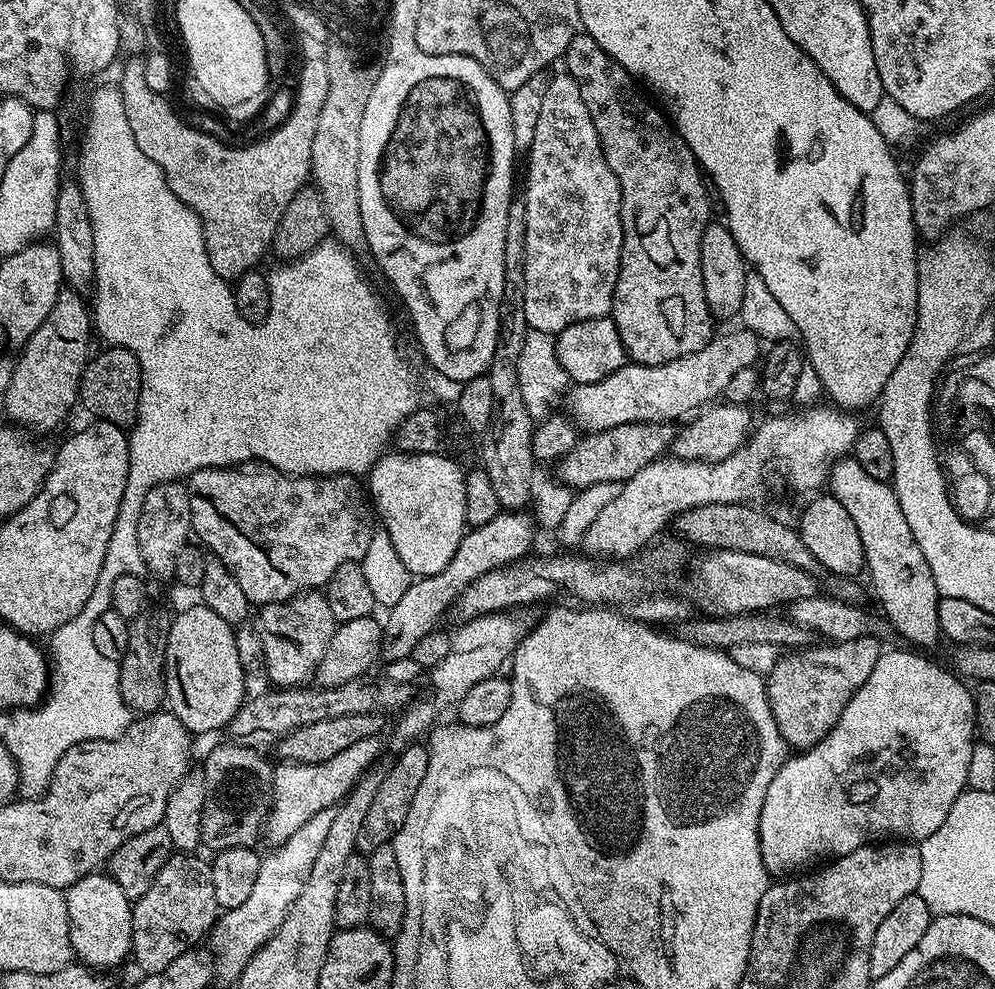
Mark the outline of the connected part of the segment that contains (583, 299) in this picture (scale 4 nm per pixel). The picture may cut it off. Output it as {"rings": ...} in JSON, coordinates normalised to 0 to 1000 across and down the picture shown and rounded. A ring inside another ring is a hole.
{"rings":[[[570,71],[556,72],[551,77],[551,90],[545,106],[545,115],[541,118],[541,131],[537,135],[535,151],[529,156],[531,162],[531,183],[527,186],[525,201],[528,204],[528,315],[532,333],[554,338],[569,334],[569,330],[577,330],[577,326],[585,326],[593,322],[605,322],[612,319],[617,305],[617,289],[623,276],[623,262],[627,248],[627,230],[625,229],[625,192],[621,180],[613,172],[607,159],[607,153],[601,140],[601,131],[597,131],[597,123],[593,120],[593,111],[589,111],[589,103],[585,103],[585,91],[581,91],[581,83]]]}

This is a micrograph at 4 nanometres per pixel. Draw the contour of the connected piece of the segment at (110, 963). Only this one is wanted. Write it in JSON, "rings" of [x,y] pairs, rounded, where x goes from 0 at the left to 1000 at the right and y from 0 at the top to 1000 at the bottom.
{"rings":[[[97,880],[91,882],[89,886],[82,887],[78,892],[74,892],[70,897],[66,899],[66,909],[68,912],[68,931],[72,933],[70,936],[70,952],[72,953],[72,961],[75,970],[79,974],[83,975],[86,979],[91,979],[93,981],[109,981],[105,979],[117,979],[126,970],[130,970],[133,961],[133,915],[134,911],[127,908],[127,904],[123,904],[123,896],[119,896],[119,892],[115,892],[112,886],[106,884],[104,881]]]}

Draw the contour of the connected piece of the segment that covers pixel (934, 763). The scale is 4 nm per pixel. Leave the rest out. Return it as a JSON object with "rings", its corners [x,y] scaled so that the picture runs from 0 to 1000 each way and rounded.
{"rings":[[[888,657],[888,658],[885,658],[885,660],[884,660],[884,664],[883,664],[883,665],[882,665],[882,669],[878,669],[878,678],[877,678],[877,679],[876,679],[876,680],[874,680],[874,686],[870,686],[870,690],[869,690],[869,691],[868,691],[868,692],[867,692],[867,693],[866,693],[866,694],[865,694],[865,695],[864,695],[864,697],[863,697],[863,698],[862,698],[862,702],[858,702],[858,706],[854,706],[854,710],[853,710],[853,711],[852,711],[852,713],[851,713],[851,714],[850,714],[850,718],[846,718],[846,726],[842,726],[842,730],[841,730],[841,731],[840,731],[840,733],[839,733],[839,734],[838,734],[838,738],[834,738],[834,742],[833,742],[833,743],[832,743],[832,744],[831,744],[831,745],[830,745],[830,746],[826,746],[826,750],[822,750],[822,751],[821,751],[821,752],[819,752],[819,753],[818,753],[818,755],[817,755],[817,756],[814,756],[814,757],[811,757],[811,758],[804,758],[804,759],[801,759],[801,760],[800,760],[800,761],[799,761],[799,762],[796,762],[796,763],[793,763],[793,764],[792,764],[792,765],[791,765],[791,767],[789,767],[789,770],[788,770],[788,772],[787,772],[787,775],[785,775],[785,776],[784,776],[784,778],[782,778],[782,780],[780,780],[780,782],[779,782],[779,783],[778,783],[778,787],[777,787],[777,788],[776,788],[776,790],[775,790],[775,791],[774,791],[774,795],[773,795],[773,797],[772,797],[772,798],[771,798],[771,799],[770,799],[770,811],[766,811],[766,823],[765,823],[765,824],[764,824],[764,858],[765,858],[765,859],[766,859],[766,872],[767,872],[767,873],[768,873],[768,875],[769,875],[769,876],[770,876],[770,880],[771,880],[771,881],[772,881],[772,884],[773,884],[773,887],[776,887],[776,888],[795,888],[795,887],[797,887],[797,886],[799,886],[799,885],[801,885],[801,883],[803,883],[803,882],[804,882],[804,881],[805,881],[805,880],[812,880],[812,879],[815,879],[815,878],[816,878],[816,877],[817,877],[817,876],[820,876],[820,875],[823,875],[823,874],[824,874],[824,873],[825,873],[825,872],[832,872],[832,871],[835,871],[835,870],[836,870],[836,869],[837,869],[837,868],[839,868],[839,867],[841,867],[841,866],[849,866],[849,865],[850,865],[850,863],[854,863],[854,862],[855,862],[855,861],[857,861],[857,860],[858,860],[858,859],[862,859],[862,858],[863,858],[863,857],[867,857],[867,856],[868,856],[868,854],[869,854],[869,853],[874,853],[874,852],[877,852],[877,851],[880,851],[880,850],[883,850],[883,849],[884,849],[884,848],[885,848],[885,847],[899,847],[899,848],[901,848],[901,849],[902,849],[902,850],[905,850],[905,851],[924,851],[924,850],[926,850],[926,849],[929,849],[929,848],[930,848],[930,847],[932,847],[932,846],[933,846],[933,845],[934,845],[934,844],[935,844],[935,843],[939,843],[939,839],[943,839],[943,835],[947,835],[947,831],[951,831],[951,823],[955,823],[955,815],[959,815],[959,811],[960,811],[960,810],[961,810],[961,808],[963,808],[963,807],[964,807],[964,805],[965,805],[965,804],[966,804],[966,803],[967,803],[967,802],[969,802],[969,801],[970,801],[970,800],[971,800],[971,798],[972,798],[972,797],[973,797],[973,791],[972,791],[972,783],[973,783],[973,782],[974,782],[974,774],[975,774],[975,764],[976,764],[976,758],[977,758],[977,756],[978,756],[978,753],[979,753],[979,752],[981,752],[981,751],[982,751],[982,748],[983,748],[983,741],[982,741],[982,739],[981,739],[981,723],[980,723],[980,722],[979,722],[979,706],[978,706],[978,705],[977,705],[977,701],[978,701],[978,697],[977,697],[977,696],[976,696],[976,695],[974,695],[974,696],[972,696],[972,694],[971,694],[971,693],[973,693],[973,692],[972,692],[972,691],[970,691],[970,689],[969,689],[969,688],[968,688],[968,687],[966,687],[966,685],[965,685],[965,684],[964,684],[964,683],[962,683],[962,680],[961,680],[961,679],[960,679],[960,678],[957,678],[957,677],[954,677],[954,679],[952,679],[952,677],[951,677],[951,676],[949,676],[949,675],[947,675],[947,674],[946,674],[946,673],[945,673],[945,672],[943,672],[943,671],[940,671],[940,669],[939,669],[939,668],[937,668],[937,667],[932,667],[932,665],[931,665],[931,664],[929,664],[929,663],[924,663],[924,661],[923,661],[923,660],[925,660],[925,659],[924,659],[924,658],[921,658],[921,657],[915,657],[915,658],[919,658],[919,659],[892,659],[892,657]]]}

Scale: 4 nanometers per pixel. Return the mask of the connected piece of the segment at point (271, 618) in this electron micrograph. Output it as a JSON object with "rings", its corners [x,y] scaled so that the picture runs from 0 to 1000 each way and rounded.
{"rings":[[[325,598],[302,599],[282,611],[264,612],[260,619],[261,624],[255,628],[255,634],[259,645],[263,645],[263,657],[267,657],[270,689],[278,697],[309,693],[317,685],[318,674],[324,669],[340,630],[336,621],[332,621]]]}

